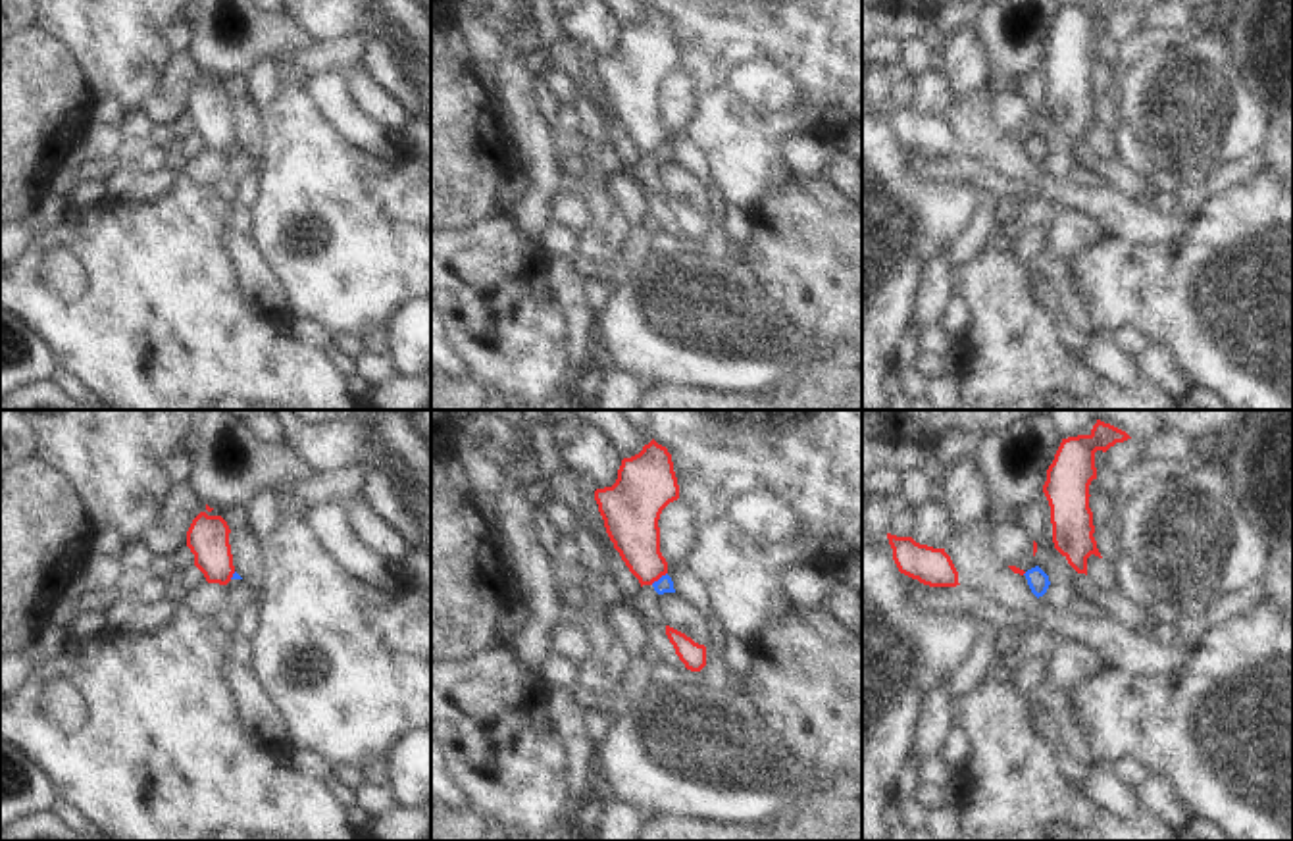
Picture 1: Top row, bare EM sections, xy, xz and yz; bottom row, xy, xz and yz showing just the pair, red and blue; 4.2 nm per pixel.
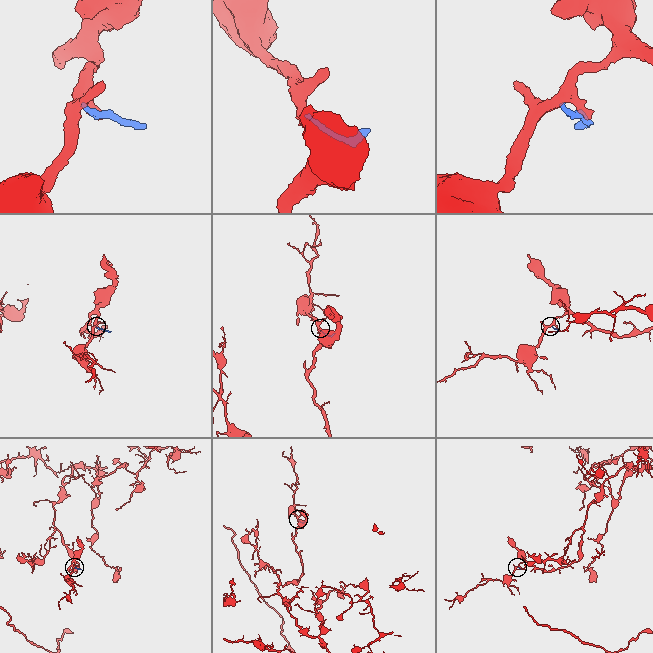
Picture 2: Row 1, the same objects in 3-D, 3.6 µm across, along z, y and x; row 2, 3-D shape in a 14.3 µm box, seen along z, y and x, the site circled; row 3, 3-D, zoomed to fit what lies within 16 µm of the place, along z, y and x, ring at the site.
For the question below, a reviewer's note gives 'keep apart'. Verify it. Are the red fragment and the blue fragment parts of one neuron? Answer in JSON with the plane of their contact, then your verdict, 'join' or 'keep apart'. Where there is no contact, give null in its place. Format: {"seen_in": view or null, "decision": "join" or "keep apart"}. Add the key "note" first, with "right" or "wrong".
{"note": "right", "seen_in": "xz", "decision": "keep apart"}

